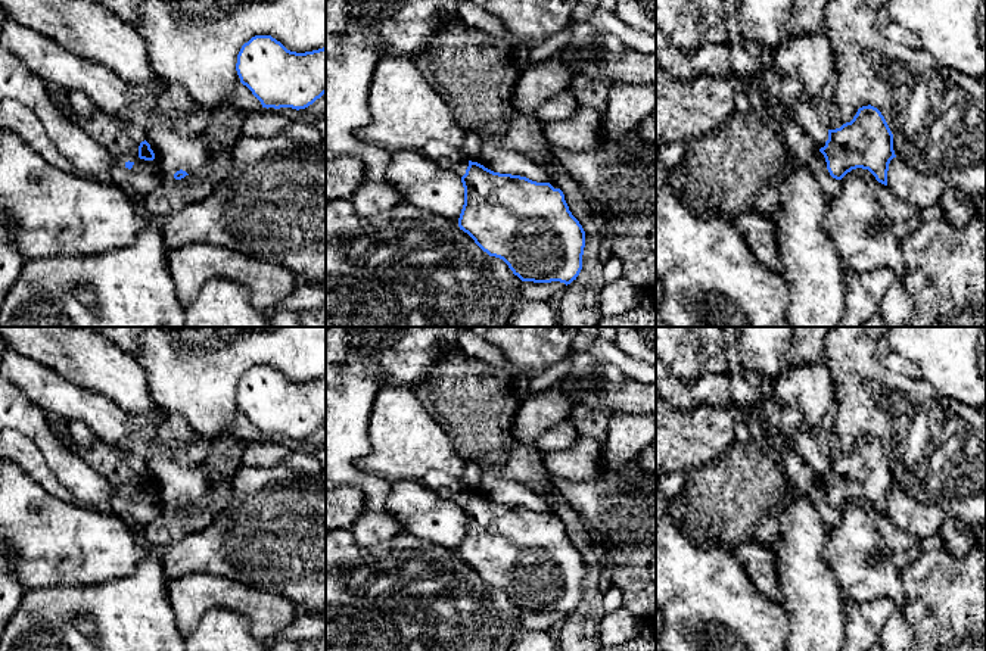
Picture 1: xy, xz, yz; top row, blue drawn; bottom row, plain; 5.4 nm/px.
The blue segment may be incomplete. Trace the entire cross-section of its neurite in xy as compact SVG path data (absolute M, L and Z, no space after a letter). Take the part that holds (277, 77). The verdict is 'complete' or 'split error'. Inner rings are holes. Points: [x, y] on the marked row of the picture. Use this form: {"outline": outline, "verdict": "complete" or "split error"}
{"outline": "M255 35L242 46L236 71L240 82L252 91L262 108L305 109L326 93L326 47L296 53L271 35Z", "verdict": "complete"}

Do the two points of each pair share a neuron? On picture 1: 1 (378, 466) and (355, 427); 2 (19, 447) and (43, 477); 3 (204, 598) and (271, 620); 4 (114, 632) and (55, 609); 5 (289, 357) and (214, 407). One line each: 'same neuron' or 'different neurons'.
1: different neurons
2: same neuron
3: same neuron
4: same neuron
5: same neuron

